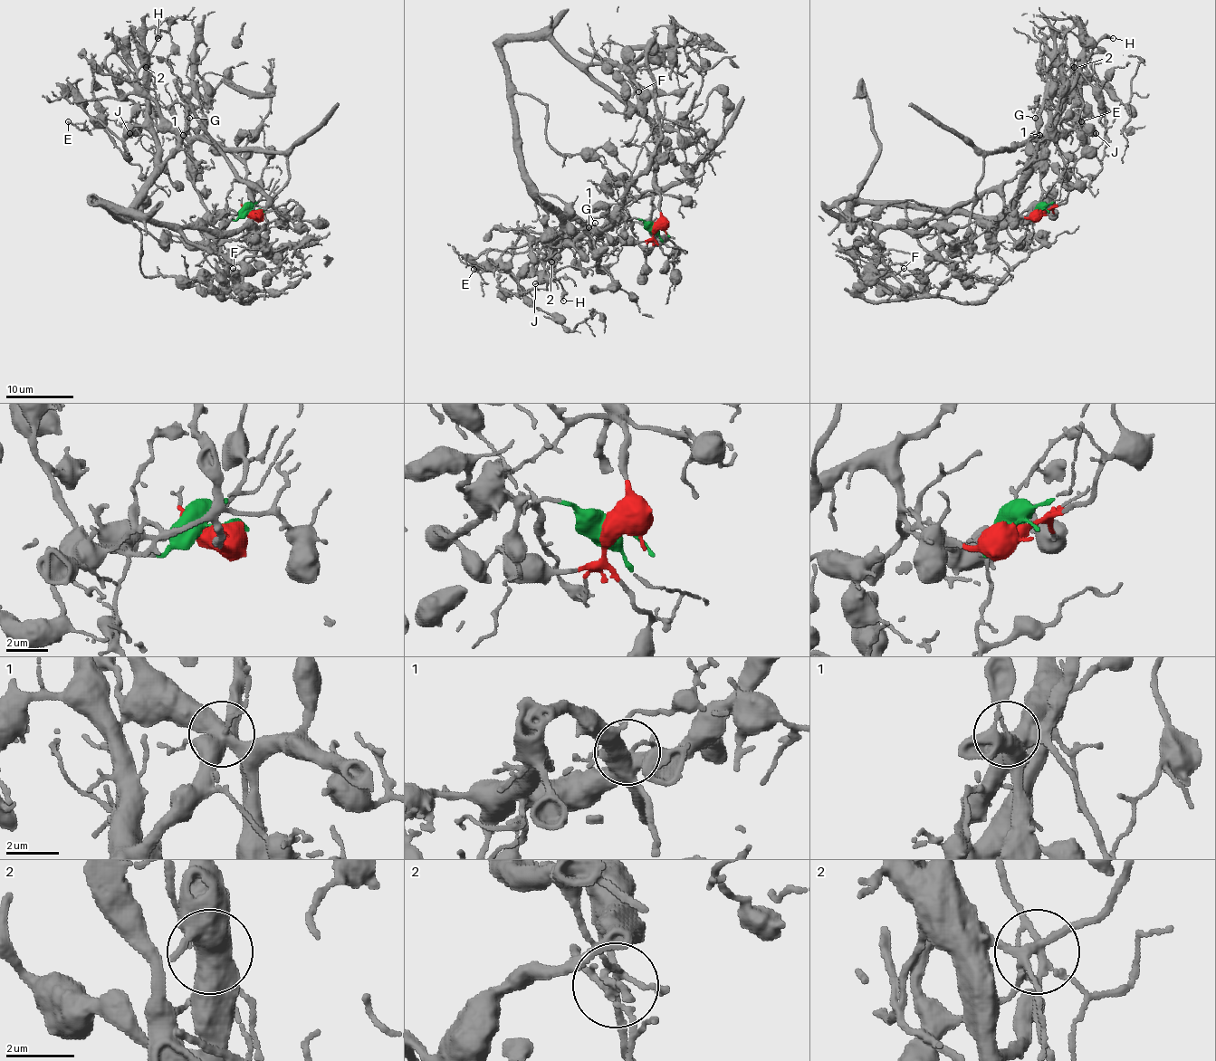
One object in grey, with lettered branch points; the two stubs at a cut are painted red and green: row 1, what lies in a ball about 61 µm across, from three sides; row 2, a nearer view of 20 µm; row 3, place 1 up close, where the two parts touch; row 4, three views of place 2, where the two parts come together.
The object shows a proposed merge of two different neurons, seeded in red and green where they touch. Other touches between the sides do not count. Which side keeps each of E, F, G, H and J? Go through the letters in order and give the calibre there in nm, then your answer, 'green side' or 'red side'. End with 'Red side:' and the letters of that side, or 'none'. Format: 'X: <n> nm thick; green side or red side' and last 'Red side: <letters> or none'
E: 140 nm thick; red side
F: 160 nm thick; red side
G: 160 nm thick; red side
H: 240 nm thick; red side
J: 460 nm thick; red side
Red side: E, F, G, H, J

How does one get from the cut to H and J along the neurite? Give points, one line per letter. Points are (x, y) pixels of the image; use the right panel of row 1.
H: (1039, 213), (981, 192), (929, 229), (851, 215), (1002, 215), (1067, 68), (1113, 37)
J: (1039, 213), (1014, 217), (981, 192), (914, 231), (859, 223), (851, 207), (1002, 215), (1060, 120), (1096, 132)

